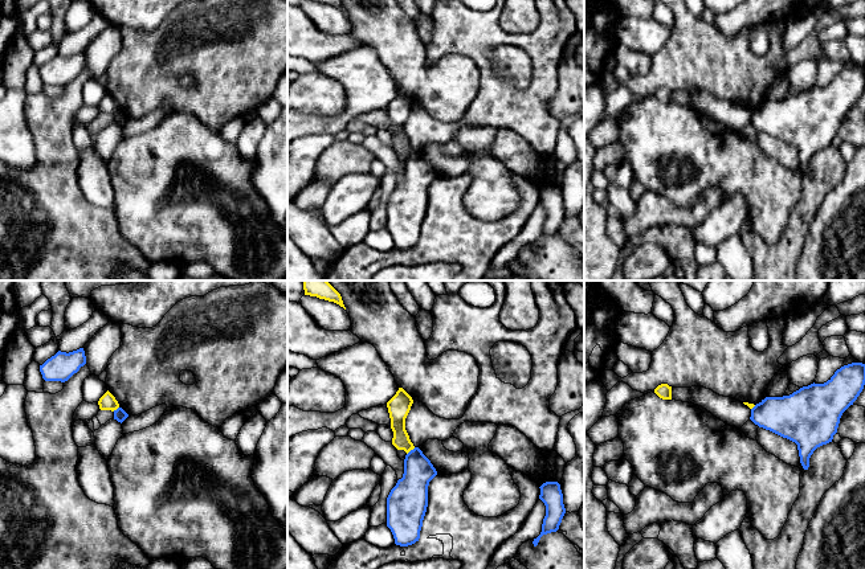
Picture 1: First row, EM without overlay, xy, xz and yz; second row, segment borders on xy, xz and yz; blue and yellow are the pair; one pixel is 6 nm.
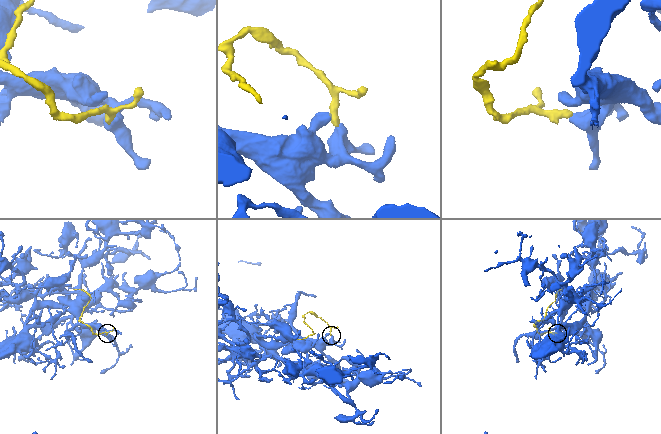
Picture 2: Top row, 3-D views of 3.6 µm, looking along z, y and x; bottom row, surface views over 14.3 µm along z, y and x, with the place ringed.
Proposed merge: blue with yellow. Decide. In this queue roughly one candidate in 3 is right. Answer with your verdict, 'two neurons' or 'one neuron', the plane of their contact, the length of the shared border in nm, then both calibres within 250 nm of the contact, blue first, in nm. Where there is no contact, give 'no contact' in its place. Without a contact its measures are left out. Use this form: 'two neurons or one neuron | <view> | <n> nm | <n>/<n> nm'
two neurons | xz | 70 nm | 200/110 nm

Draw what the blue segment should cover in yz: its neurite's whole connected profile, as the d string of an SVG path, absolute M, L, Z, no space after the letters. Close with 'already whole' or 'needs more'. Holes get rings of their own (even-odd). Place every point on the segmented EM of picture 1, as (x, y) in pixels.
M865 364L841 367L824 384L803 386L789 396L766 397L751 409L750 419L797 445L800 463L809 467L813 451L837 433L842 413L865 385Z; already whole

